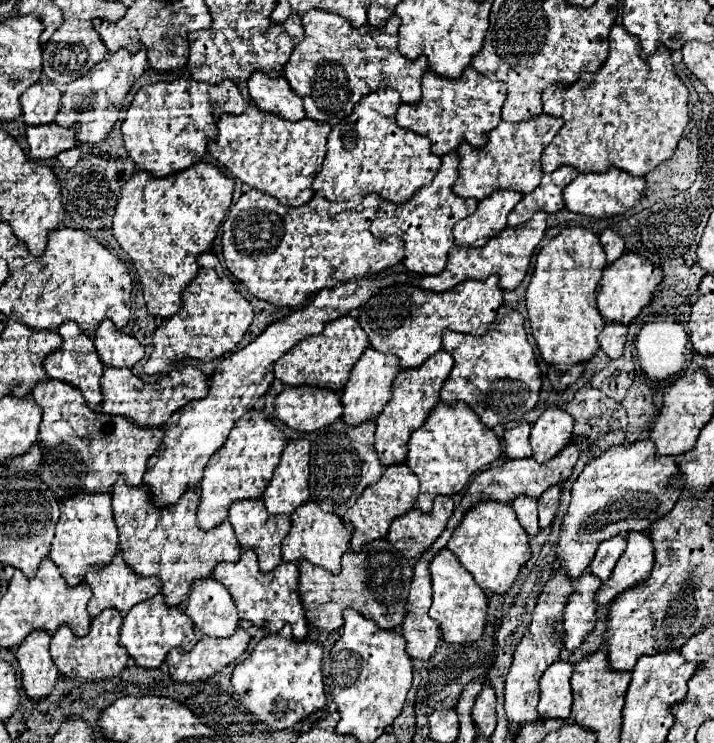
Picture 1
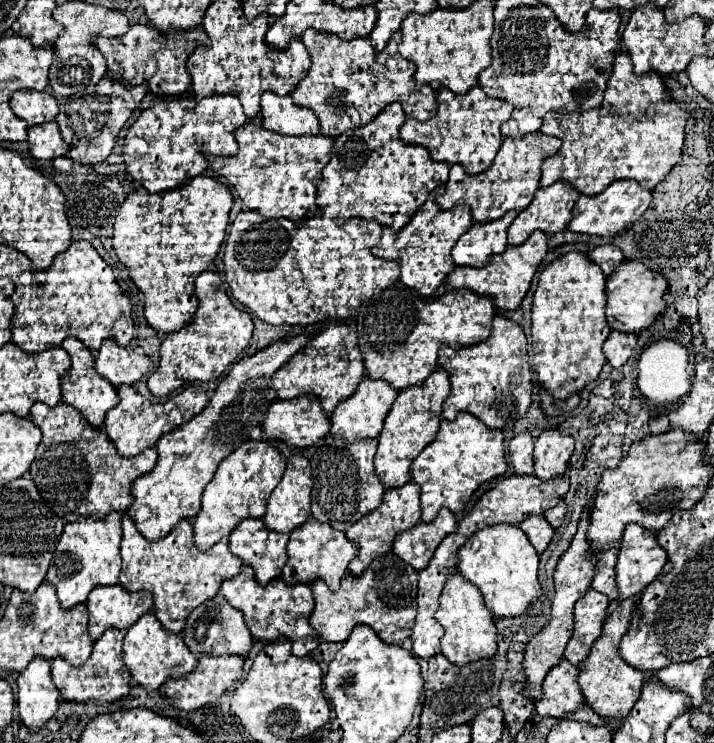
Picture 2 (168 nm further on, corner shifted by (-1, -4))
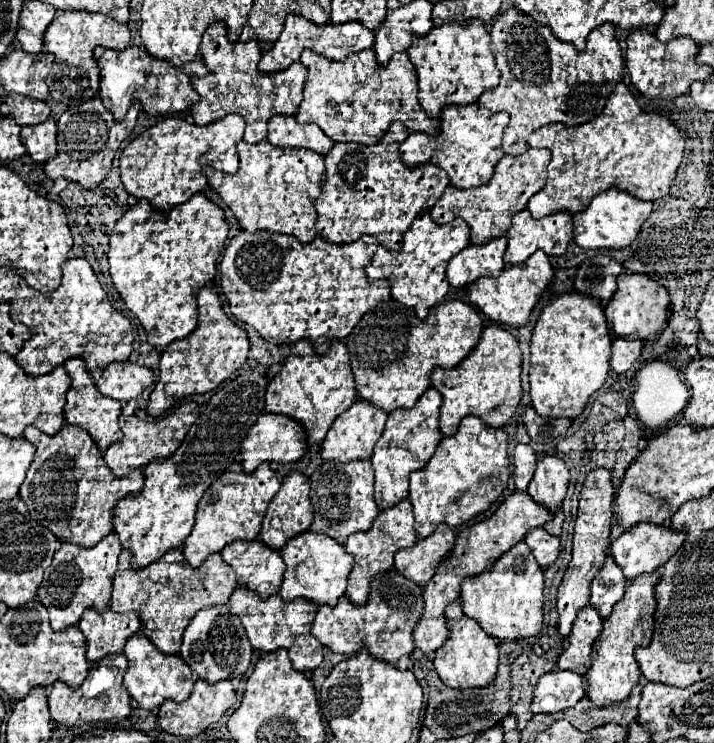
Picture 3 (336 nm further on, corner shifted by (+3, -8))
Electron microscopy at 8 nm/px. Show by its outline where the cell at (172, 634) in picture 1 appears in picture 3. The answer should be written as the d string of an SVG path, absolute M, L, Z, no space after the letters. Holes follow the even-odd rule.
M136 634L126 642L124 656L128 658L128 664L130 664L124 674L124 686L130 698L134 698L140 708L156 710L166 700L184 702L192 694L194 678L188 664L184 664L180 656L168 656L168 654L158 652L156 646L144 634Z

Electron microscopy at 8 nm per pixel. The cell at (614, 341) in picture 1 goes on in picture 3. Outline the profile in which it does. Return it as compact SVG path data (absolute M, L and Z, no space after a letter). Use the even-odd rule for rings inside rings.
M614 338L612 342L612 360L610 366L616 374L628 372L636 358L642 354L642 342L640 340L626 340L626 338Z

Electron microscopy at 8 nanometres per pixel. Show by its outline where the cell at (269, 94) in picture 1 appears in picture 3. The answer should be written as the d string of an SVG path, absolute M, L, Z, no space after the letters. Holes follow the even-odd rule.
M274 116L268 124L268 142L282 148L308 148L322 156L326 156L334 144L316 124L300 124L294 116Z

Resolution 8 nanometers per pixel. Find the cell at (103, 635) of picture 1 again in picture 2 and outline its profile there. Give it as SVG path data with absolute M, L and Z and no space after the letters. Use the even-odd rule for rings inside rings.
M108 628L108 632L104 632L104 636L100 636L100 640L94 642L94 650L88 662L82 664L80 668L72 668L62 656L52 660L52 680L60 690L62 698L76 702L86 702L86 700L112 702L126 696L130 690L132 674L128 672L128 668L124 668L122 662L122 640L124 640L124 632L116 628Z

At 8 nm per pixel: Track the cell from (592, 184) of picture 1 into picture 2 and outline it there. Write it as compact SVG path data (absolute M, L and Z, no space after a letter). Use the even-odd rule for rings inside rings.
M616 180L596 196L580 194L572 208L572 222L568 228L572 232L584 232L594 236L616 236L646 212L650 200L652 200L650 190L644 190L636 180Z

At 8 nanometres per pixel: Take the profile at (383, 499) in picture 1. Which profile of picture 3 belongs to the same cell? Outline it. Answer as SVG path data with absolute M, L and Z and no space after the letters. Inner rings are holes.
M402 500L394 508L382 510L368 532L356 532L356 534L348 536L344 548L356 560L356 564L348 576L348 592L346 592L348 600L358 606L366 604L368 596L370 596L370 580L376 574L390 570L394 566L394 554L402 548L410 548L410 544L416 540L418 540L418 534L414 532L414 514L412 514L410 500Z

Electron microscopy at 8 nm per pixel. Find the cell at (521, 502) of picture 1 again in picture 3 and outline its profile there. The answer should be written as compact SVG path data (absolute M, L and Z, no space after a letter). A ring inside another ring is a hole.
M534 528L534 530L530 530L530 532L526 534L526 540L524 540L524 542L530 546L536 562L538 562L540 566L544 566L544 568L552 566L554 560L558 558L560 540L558 540L556 536L550 536L548 532L544 532L544 528Z

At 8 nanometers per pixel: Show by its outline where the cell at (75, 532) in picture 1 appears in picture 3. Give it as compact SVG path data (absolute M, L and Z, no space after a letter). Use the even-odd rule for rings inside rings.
M108 534L94 548L62 544L62 548L54 554L52 564L44 572L44 580L38 588L38 600L48 608L50 624L54 630L64 630L68 626L78 624L86 608L96 608L98 612L108 608L112 578L116 572L120 552L122 552L122 546L116 534Z

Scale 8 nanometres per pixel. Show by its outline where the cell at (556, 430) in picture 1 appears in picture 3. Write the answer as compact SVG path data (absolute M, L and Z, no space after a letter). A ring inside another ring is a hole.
M546 456L538 460L536 474L528 486L528 496L536 504L542 504L544 508L548 508L550 514L554 514L566 496L568 480L570 480L570 474L564 460Z

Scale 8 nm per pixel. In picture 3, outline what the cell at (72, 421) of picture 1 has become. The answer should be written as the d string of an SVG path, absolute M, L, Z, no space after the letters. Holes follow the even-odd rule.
M66 424L56 436L48 436L36 426L30 426L26 430L26 440L36 448L26 480L20 486L20 498L28 506L28 512L60 542L82 548L96 546L112 532L112 510L116 502L140 494L144 486L142 468L132 470L126 478L114 478L88 432L72 424Z

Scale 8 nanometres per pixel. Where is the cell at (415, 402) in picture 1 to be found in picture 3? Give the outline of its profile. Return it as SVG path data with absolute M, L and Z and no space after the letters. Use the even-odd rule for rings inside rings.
M428 388L414 408L410 410L394 410L388 414L386 430L380 436L374 456L372 456L372 468L374 468L374 500L378 510L386 510L396 506L400 500L408 498L408 476L416 470L422 470L428 460L432 458L438 442L442 440L440 428L438 428L438 412L442 406L442 396L434 388Z

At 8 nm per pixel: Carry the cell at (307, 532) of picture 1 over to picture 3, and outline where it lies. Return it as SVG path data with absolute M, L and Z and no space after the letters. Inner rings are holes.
M306 532L302 536L292 538L280 550L280 556L282 556L284 564L286 564L284 582L282 582L282 588L278 592L284 602L304 598L304 600L310 600L310 602L314 602L318 606L322 606L322 604L336 606L338 598L342 598L346 594L348 574L350 574L350 570L354 566L354 558L336 540L332 540L328 536L322 536L322 534Z

